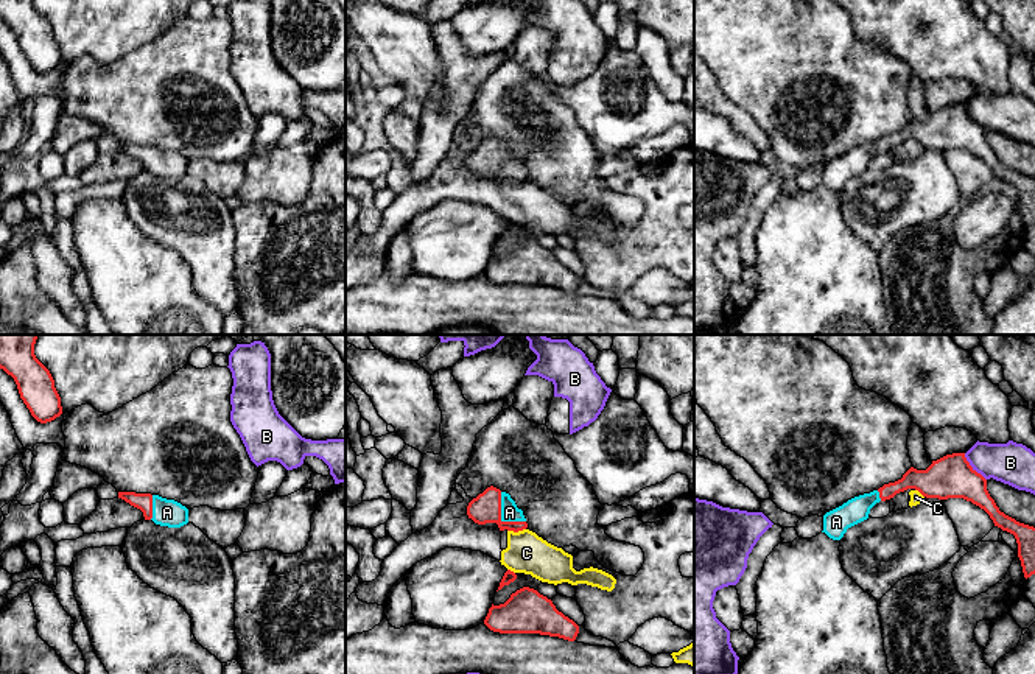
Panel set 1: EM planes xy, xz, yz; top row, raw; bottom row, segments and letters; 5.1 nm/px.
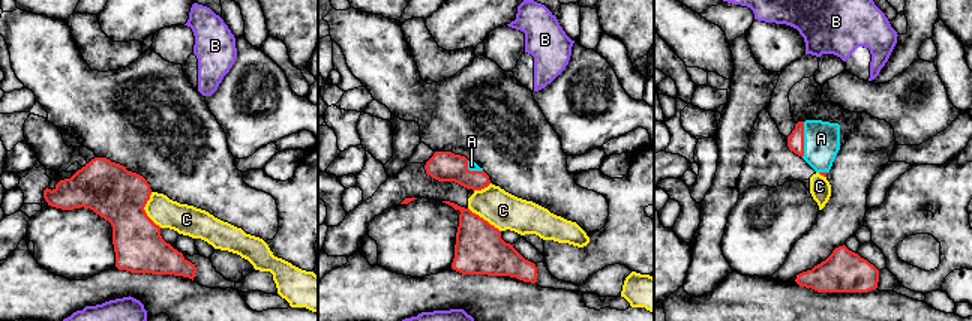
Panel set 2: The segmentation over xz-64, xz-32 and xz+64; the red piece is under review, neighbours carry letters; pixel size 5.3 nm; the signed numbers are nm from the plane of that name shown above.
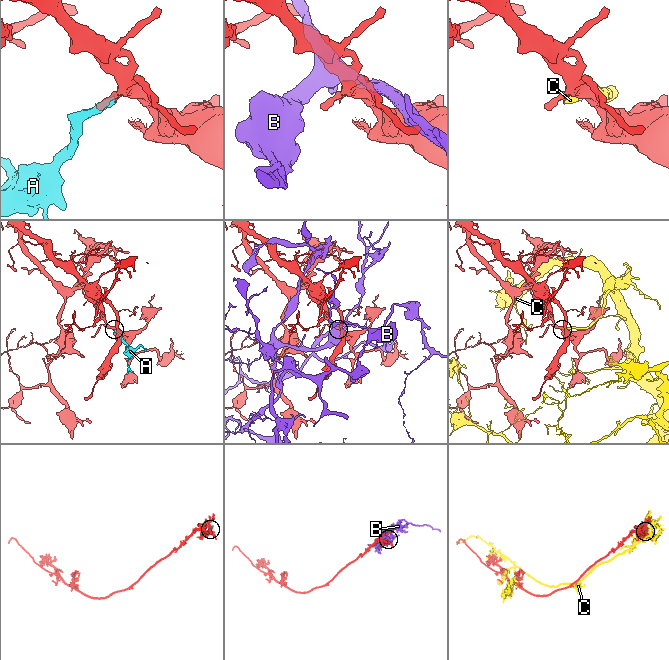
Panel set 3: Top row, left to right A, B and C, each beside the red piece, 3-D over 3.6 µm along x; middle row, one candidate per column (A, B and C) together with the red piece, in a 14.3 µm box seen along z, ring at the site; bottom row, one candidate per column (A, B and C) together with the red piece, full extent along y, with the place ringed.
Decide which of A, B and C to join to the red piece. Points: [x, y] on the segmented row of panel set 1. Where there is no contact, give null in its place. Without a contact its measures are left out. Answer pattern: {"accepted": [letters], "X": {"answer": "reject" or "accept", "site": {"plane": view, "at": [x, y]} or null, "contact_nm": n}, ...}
{"accepted": ["A"], "A": {"answer": "accept", "site": {"plane": "xz", "at": [500, 517]}, "contact_nm": 200}, "B": {"answer": "reject", "site": {"plane": "yz", "at": [971, 467]}, "contact_nm": 180}, "C": {"answer": "reject", "site": {"plane": "xz", "at": [515, 531]}, "contact_nm": 100}}

